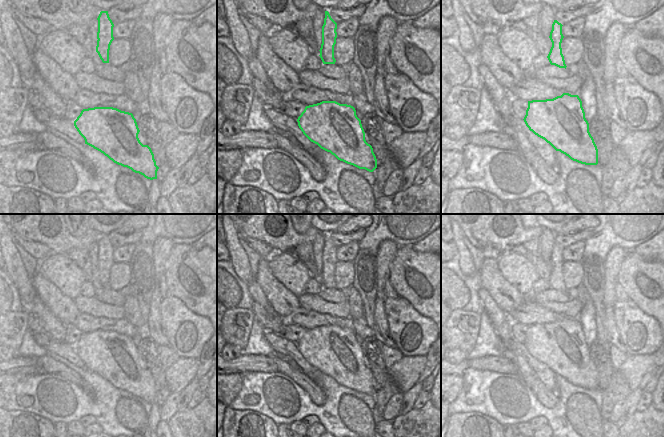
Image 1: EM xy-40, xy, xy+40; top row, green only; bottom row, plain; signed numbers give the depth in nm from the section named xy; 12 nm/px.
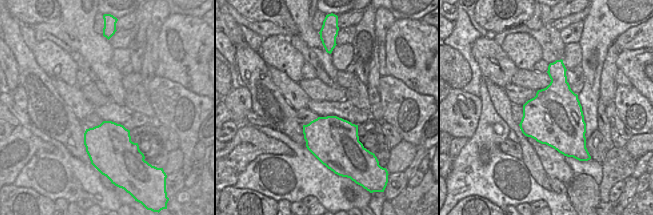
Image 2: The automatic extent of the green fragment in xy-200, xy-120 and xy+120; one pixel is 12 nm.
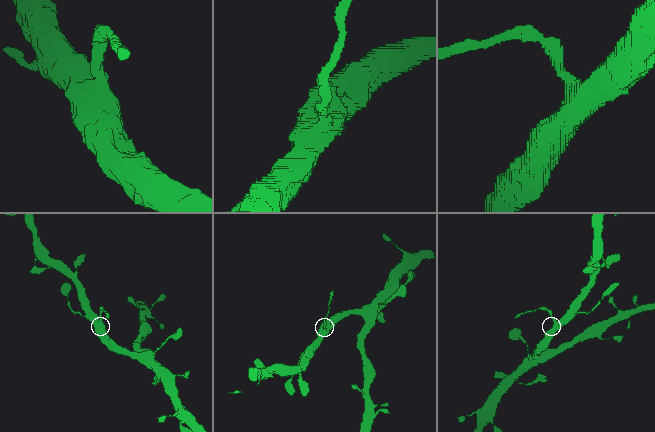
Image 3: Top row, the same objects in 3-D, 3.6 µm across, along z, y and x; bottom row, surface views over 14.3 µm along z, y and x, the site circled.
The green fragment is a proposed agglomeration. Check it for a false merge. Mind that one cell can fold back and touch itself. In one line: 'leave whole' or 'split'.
split

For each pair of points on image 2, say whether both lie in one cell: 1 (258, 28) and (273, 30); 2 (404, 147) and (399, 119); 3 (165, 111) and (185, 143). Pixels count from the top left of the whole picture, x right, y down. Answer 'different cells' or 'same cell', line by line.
1: same cell
2: different cells
3: same cell

